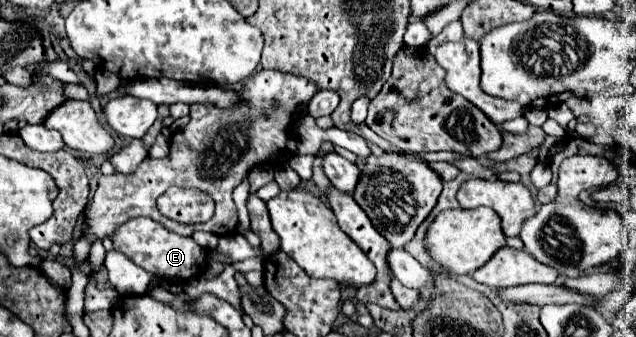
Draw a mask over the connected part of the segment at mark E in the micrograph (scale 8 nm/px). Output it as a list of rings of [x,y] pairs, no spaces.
[[[148,217],[128,219],[126,223],[122,223],[112,233],[110,239],[114,243],[114,249],[124,253],[136,265],[140,265],[142,269],[146,269],[150,273],[156,273],[162,279],[176,281],[176,283],[186,283],[194,275],[200,275],[204,271],[204,265],[206,265],[206,259],[208,259],[208,251],[202,249],[194,239],[180,237],[172,231],[166,231],[164,227],[156,225]]]

